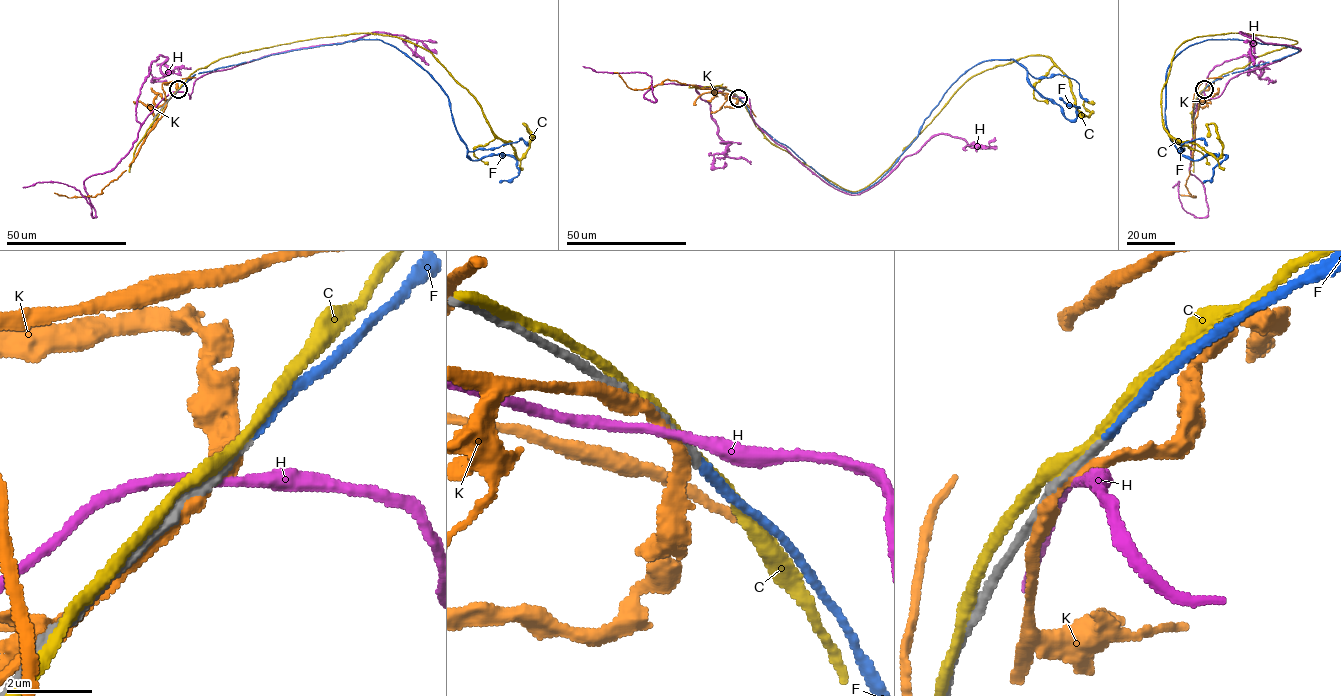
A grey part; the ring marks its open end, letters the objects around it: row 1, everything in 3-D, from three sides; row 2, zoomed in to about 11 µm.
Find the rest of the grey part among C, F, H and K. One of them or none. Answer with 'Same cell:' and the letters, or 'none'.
Same cell: F

